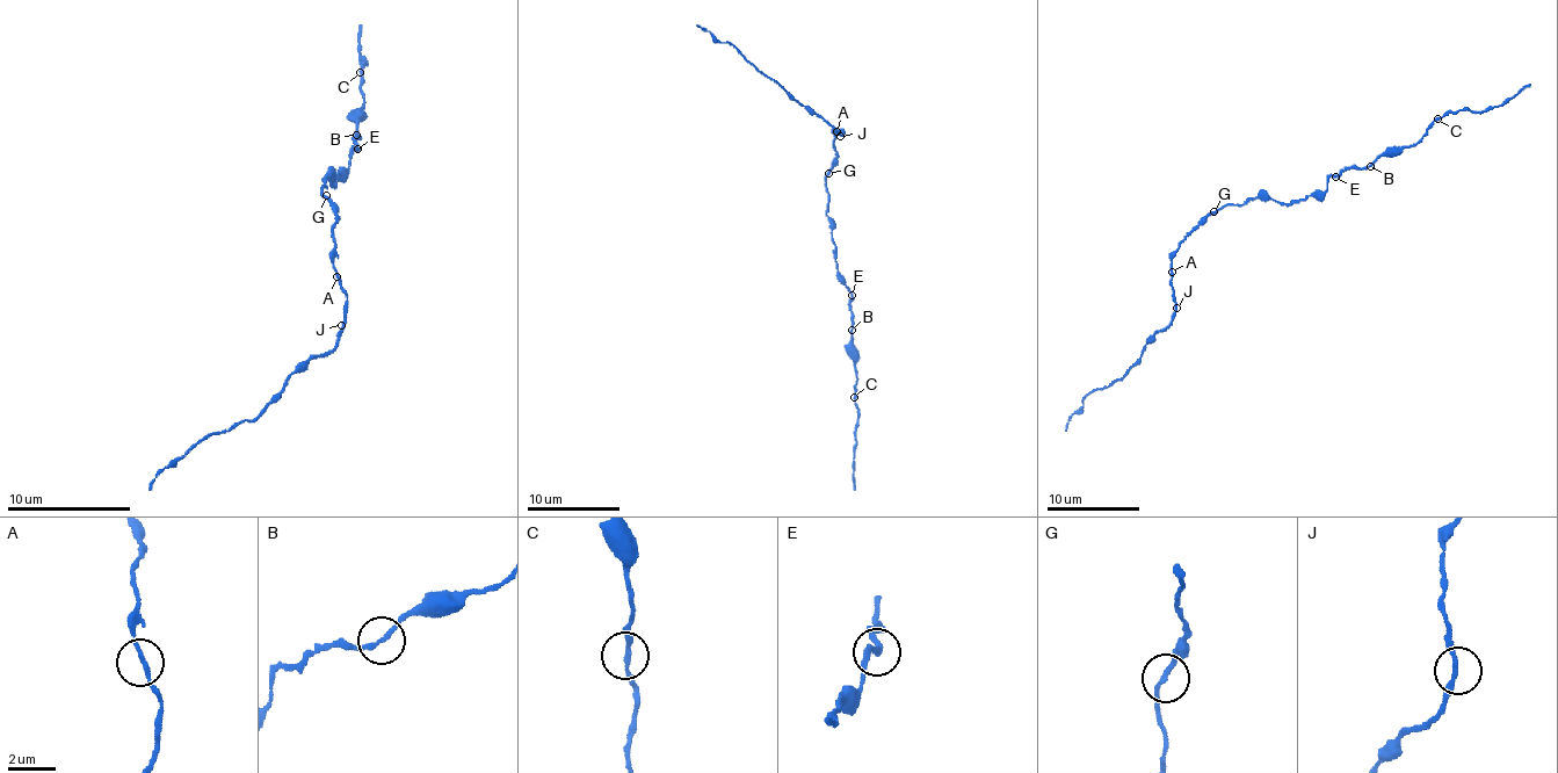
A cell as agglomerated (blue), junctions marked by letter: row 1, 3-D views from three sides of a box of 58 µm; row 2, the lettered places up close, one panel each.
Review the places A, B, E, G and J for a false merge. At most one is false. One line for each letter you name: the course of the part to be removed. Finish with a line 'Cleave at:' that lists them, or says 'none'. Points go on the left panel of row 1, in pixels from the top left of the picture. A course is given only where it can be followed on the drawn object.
Cleave at: none

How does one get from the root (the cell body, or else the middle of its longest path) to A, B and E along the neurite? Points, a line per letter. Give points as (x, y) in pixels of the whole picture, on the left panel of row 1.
A: (323, 189), (335, 214), (332, 230), (335, 275)
B: (323, 189), (326, 177), (335, 186), (335, 177), (350, 165), (357, 134)
E: (323, 189), (326, 177), (335, 186), (335, 177), (350, 165), (350, 152), (357, 149)

